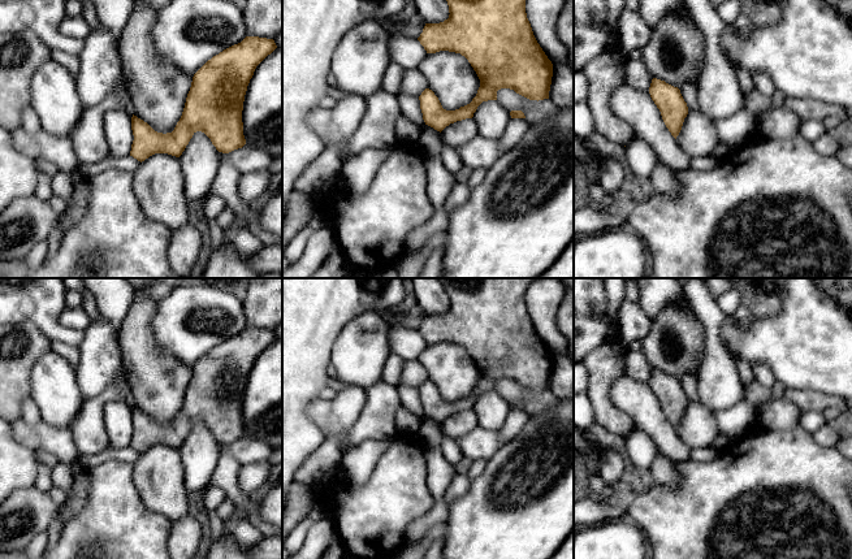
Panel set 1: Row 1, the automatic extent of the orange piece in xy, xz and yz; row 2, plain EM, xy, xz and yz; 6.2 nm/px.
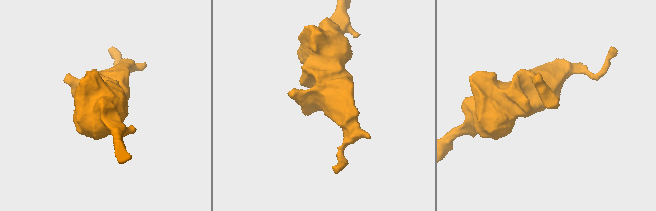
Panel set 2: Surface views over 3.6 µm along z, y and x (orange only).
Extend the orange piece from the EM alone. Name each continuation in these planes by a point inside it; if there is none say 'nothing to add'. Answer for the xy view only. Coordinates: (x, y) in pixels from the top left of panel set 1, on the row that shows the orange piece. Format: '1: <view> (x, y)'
nothing to add

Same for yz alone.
nothing to add

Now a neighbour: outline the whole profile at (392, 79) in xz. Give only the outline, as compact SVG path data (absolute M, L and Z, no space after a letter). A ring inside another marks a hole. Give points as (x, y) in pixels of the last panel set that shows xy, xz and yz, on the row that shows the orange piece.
M390 62L384 74L381 88L395 96L399 95L403 72L405 69L402 66Z

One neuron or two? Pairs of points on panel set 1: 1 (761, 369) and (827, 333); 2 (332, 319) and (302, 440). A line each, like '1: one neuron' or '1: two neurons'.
1: two neurons
2: one neuron

